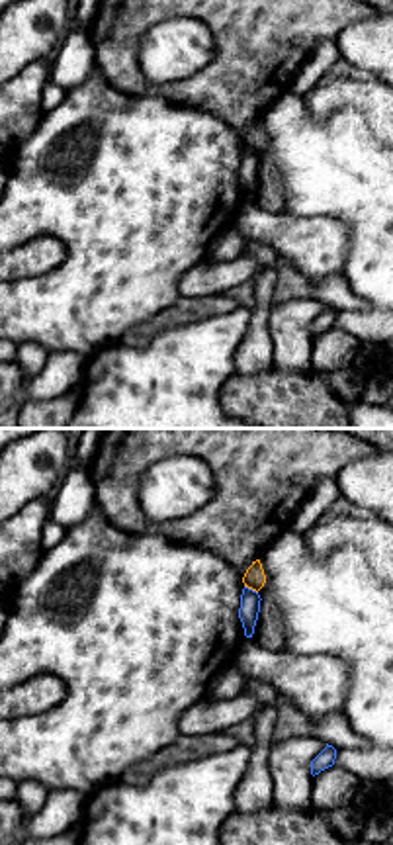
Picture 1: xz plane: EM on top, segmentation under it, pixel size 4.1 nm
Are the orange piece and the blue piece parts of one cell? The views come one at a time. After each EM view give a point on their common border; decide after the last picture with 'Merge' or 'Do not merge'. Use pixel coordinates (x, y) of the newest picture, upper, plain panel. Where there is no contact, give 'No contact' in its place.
Touches orange at (251, 149)

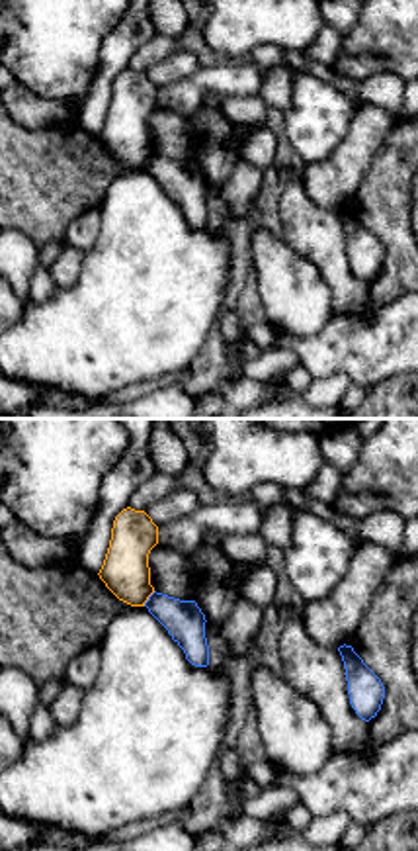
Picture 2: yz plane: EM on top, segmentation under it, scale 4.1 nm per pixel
Touches orange at (147, 161)

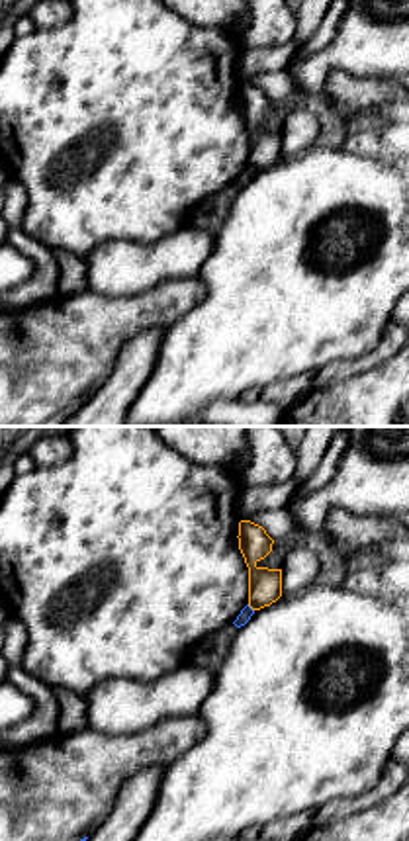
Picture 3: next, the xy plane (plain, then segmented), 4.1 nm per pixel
Touches orange at (251, 169)

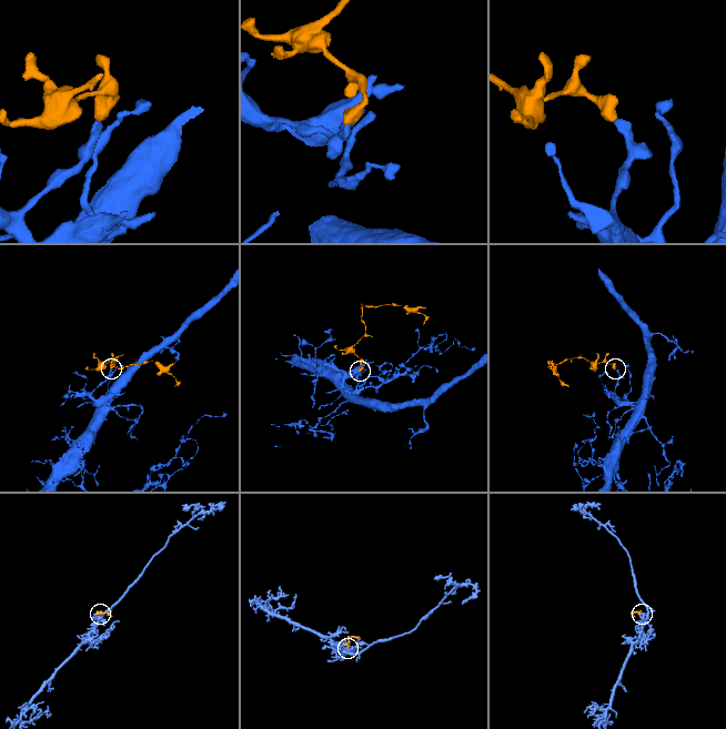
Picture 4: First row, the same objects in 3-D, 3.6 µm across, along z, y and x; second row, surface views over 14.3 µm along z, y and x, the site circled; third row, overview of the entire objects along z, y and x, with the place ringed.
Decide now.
Do not merge

